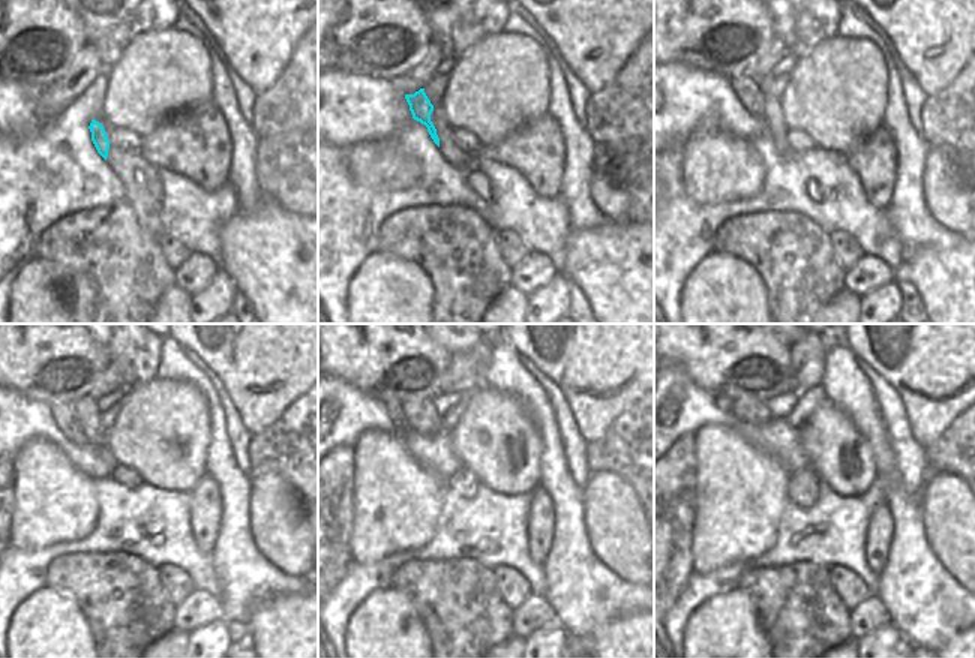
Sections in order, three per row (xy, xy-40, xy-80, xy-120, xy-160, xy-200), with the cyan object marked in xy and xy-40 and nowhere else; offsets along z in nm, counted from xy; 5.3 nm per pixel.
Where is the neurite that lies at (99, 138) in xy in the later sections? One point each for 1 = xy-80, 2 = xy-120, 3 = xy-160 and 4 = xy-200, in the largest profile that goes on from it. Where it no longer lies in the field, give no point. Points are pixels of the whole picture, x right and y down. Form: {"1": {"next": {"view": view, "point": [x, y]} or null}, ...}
{"1": {"next": {"view": "xy-80", "point": [743, 86]}}, "2": {"next": {"view": "xy-120", "point": [63, 415]}}, "3": {"next": {"view": "xy-160", "point": [393, 408]}}, "4": {"next": {"view": "xy-200", "point": [723, 403]}}}

